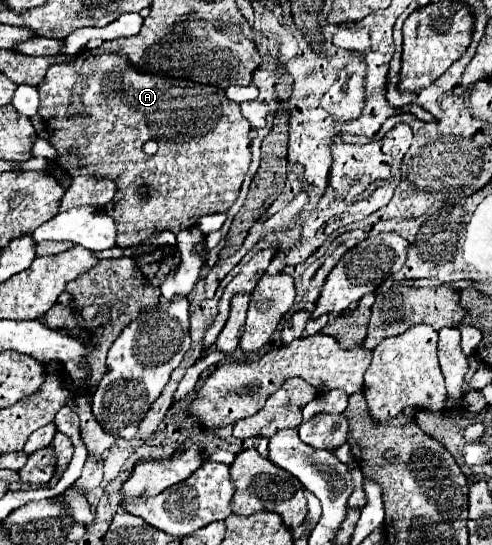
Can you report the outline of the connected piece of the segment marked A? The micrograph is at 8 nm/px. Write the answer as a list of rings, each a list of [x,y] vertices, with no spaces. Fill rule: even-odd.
[[[83,51],[83,55],[73,61],[55,61],[49,65],[49,71],[45,73],[43,81],[37,85],[39,91],[39,115],[51,125],[53,135],[49,137],[49,143],[59,151],[59,159],[57,163],[71,175],[95,175],[95,177],[113,177],[113,181],[117,181],[117,193],[113,197],[113,201],[105,207],[105,213],[109,213],[115,223],[117,223],[117,247],[127,249],[127,247],[141,247],[143,243],[147,243],[153,235],[159,235],[161,231],[173,231],[173,233],[181,233],[183,229],[189,229],[197,223],[199,217],[209,215],[209,213],[221,213],[227,211],[241,189],[243,177],[249,169],[251,163],[251,153],[249,153],[249,131],[251,125],[249,121],[241,115],[239,105],[229,101],[225,97],[223,89],[215,89],[209,85],[201,85],[201,83],[193,83],[187,79],[175,79],[175,77],[165,77],[165,75],[149,75],[149,73],[141,73],[137,71],[129,59],[121,53],[99,53],[99,55],[91,55],[89,51]],[[155,139],[159,143],[159,151],[151,157],[147,157],[143,153],[143,143]]]

